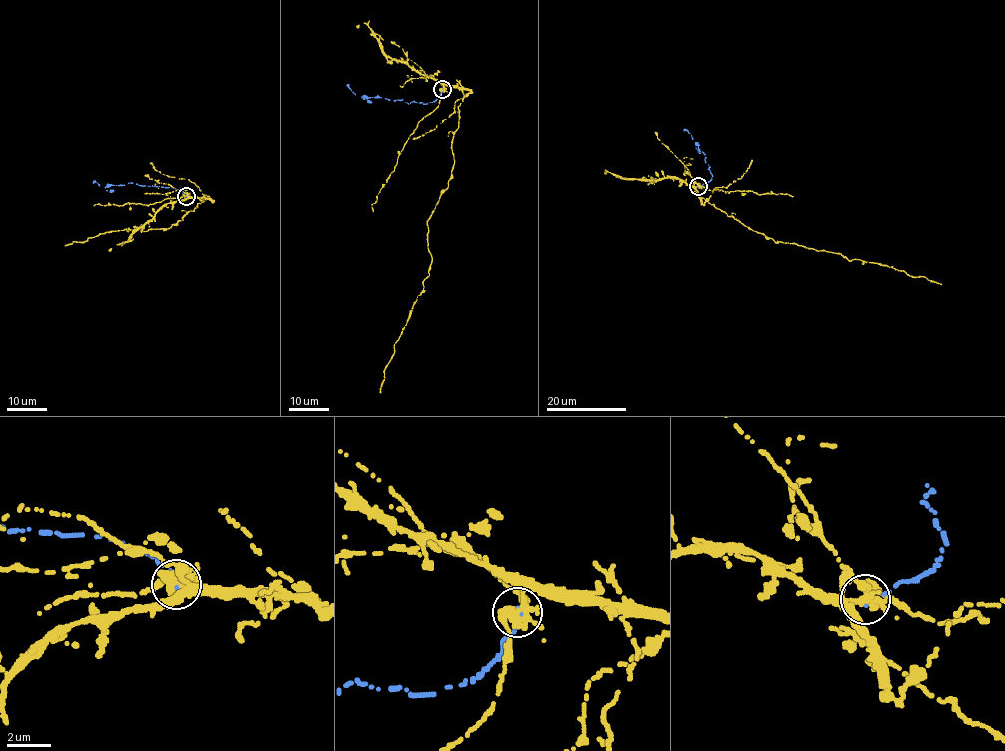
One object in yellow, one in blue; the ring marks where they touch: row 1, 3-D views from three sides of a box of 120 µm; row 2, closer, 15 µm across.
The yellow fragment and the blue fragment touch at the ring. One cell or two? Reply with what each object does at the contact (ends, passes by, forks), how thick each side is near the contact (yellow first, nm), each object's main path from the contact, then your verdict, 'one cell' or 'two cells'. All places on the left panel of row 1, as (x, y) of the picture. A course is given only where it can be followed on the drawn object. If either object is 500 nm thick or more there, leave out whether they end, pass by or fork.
yellow forks; blue ends; calibres 400 and 110 nm; course yellow (185, 196), (205, 199), (169, 228), (144, 231), (141, 225), (135, 230), (128, 227), (65, 245); course blue (185, 196), (172, 187), (130, 182), (105, 186), (92, 183); two cells

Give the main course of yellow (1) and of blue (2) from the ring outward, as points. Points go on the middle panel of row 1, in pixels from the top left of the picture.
1: (442, 89), (455, 85), (464, 96), (452, 143), (454, 163), (427, 222), (428, 276), (394, 346), (380, 393)
2: (442, 89), (443, 92), (431, 102), (409, 104), (398, 99), (361, 97), (346, 85)

